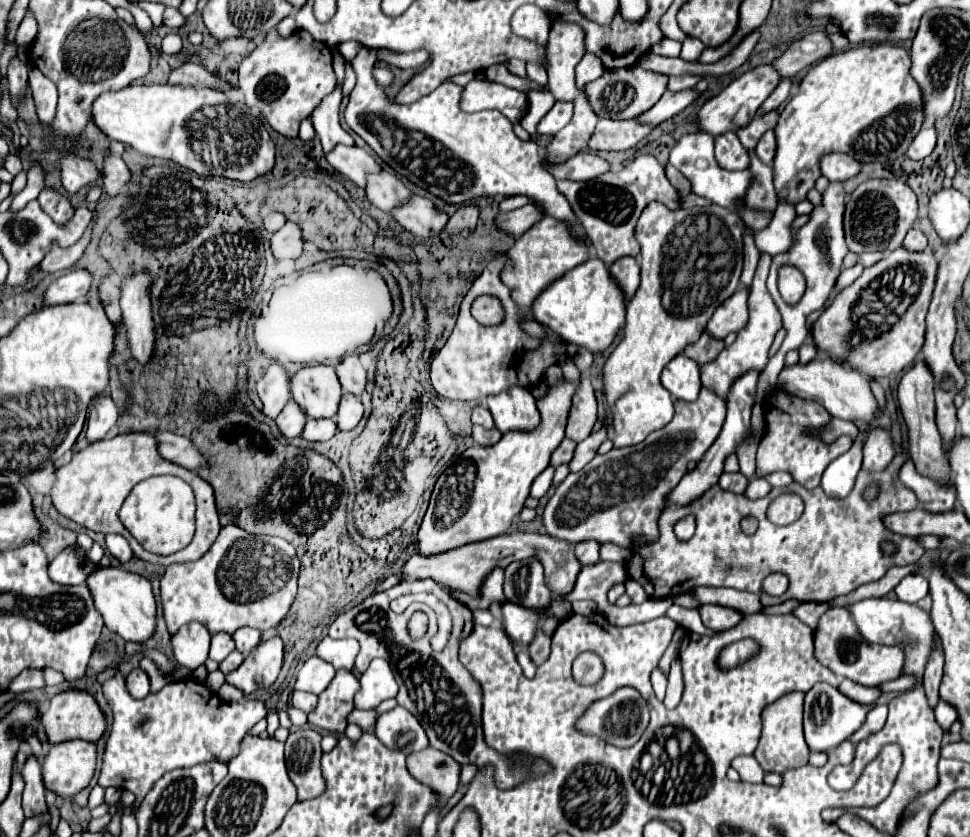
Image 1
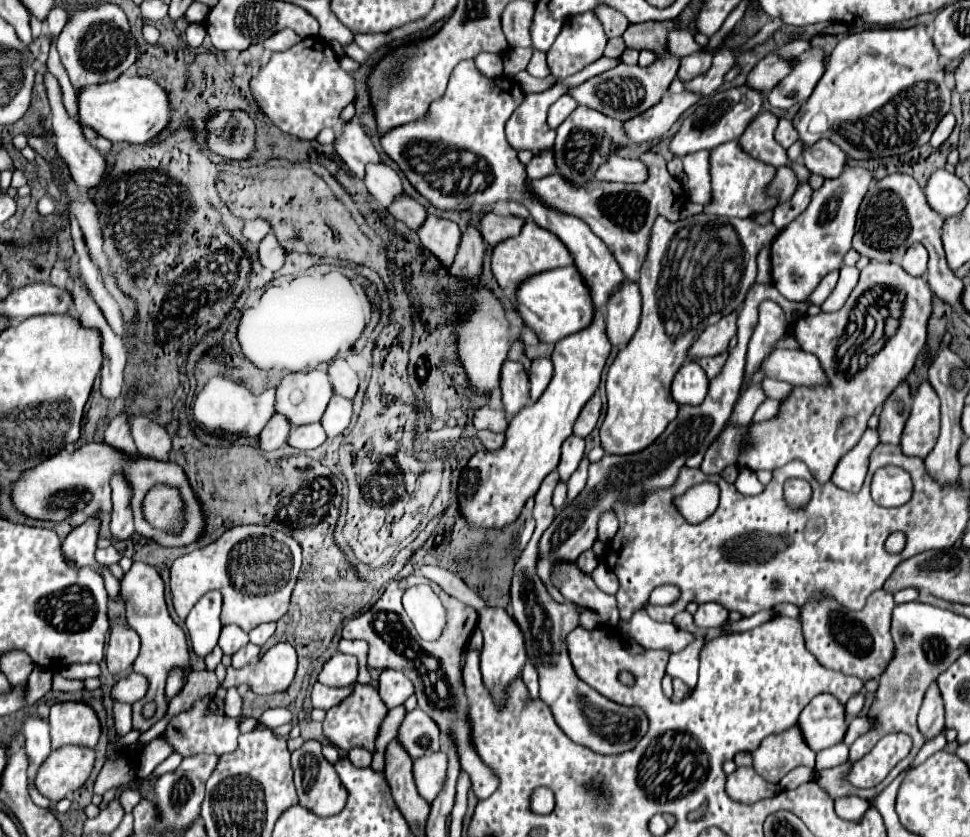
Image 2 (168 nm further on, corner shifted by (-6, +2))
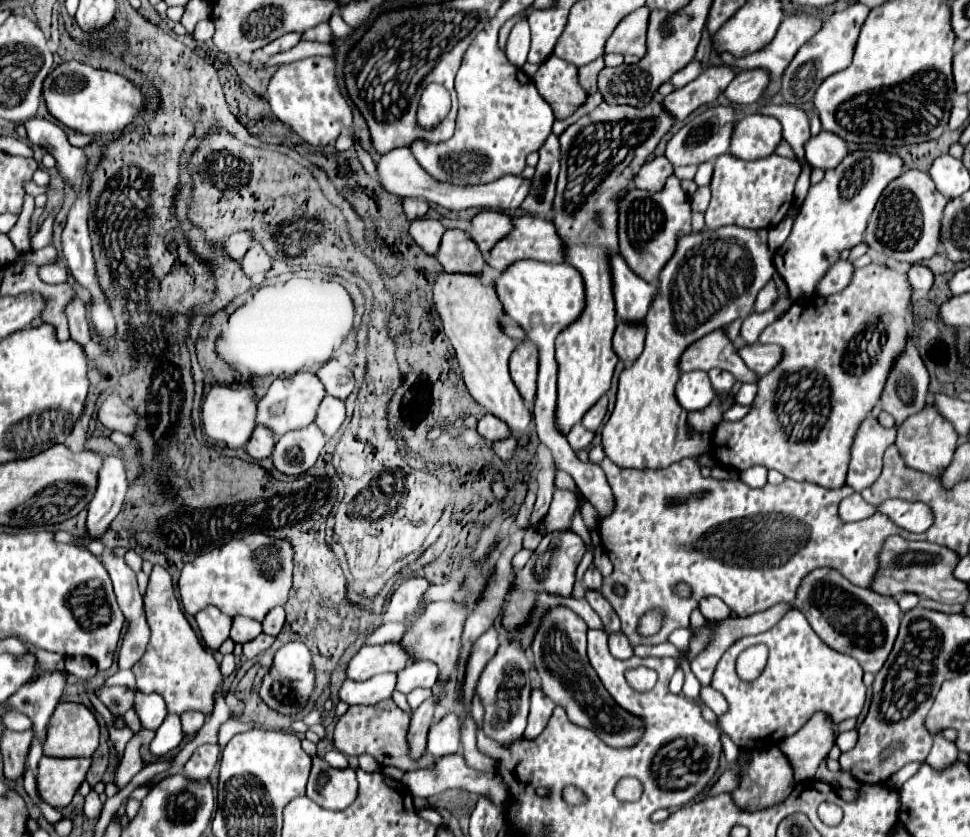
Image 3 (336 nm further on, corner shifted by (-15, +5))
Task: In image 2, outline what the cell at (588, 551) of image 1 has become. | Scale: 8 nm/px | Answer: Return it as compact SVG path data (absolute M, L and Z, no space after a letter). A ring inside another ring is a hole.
M589 549L587 553L581 553L581 557L577 559L577 563L575 563L583 573L587 573L587 575L591 575L591 571L599 565L597 563L597 557L595 557L595 553Z

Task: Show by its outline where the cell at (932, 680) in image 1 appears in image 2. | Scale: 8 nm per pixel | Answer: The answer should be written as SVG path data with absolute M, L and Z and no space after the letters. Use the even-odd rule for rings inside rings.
M937 683L929 687L923 699L923 707L919 711L919 731L923 733L925 741L931 741L937 737L945 727L945 717L943 717L943 701L941 693L937 689Z

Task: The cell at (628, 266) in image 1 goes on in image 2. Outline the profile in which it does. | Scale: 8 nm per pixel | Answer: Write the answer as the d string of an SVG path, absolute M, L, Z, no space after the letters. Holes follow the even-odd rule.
M635 283L623 285L607 303L607 337L613 347L625 347L639 327L641 297Z

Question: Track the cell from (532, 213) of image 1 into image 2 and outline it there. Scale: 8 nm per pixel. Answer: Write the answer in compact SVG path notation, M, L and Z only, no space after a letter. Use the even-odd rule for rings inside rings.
M485 213L483 219L481 219L481 225L479 225L479 231L481 231L481 237L485 241L485 245L489 247L495 247L497 243L509 239L509 237L515 237L519 235L521 227L523 227L523 219L521 217L513 217L513 215L495 215L495 213Z

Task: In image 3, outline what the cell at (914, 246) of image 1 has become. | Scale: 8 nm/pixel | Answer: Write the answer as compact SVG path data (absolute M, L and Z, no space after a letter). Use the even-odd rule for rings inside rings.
M912 264L910 270L908 270L908 278L910 278L910 284L912 284L914 292L916 292L914 300L924 296L930 290L932 282L934 282L932 270L928 266L924 266L924 264Z

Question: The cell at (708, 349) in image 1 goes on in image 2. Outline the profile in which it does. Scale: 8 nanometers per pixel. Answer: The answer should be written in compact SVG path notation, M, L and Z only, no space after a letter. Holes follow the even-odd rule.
M721 353L719 357L705 357L699 365L701 365L701 367L703 367L703 371L707 373L707 377L709 377L709 379L713 379L713 377L717 377L717 375L721 373L721 369L723 369L725 361L727 361L727 353Z

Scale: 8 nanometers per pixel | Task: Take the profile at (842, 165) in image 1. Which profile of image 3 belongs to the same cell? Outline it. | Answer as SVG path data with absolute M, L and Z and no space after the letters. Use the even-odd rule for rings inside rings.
M826 130L810 138L804 148L806 148L806 160L812 164L812 168L822 170L836 168L848 156L848 144L840 136Z

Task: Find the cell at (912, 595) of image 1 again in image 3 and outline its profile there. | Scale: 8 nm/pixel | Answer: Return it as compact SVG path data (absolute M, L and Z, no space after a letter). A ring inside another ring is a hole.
M904 592L904 594L898 596L898 604L900 604L902 612L908 612L908 610L916 608L916 606L918 606L918 600L920 600L920 598L918 598L916 594L908 594L908 592Z

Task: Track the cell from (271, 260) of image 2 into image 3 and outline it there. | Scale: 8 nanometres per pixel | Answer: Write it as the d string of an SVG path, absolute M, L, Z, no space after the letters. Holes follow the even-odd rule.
M254 244L246 256L242 258L242 268L248 276L256 274L256 272L268 272L272 268L272 258L270 254L264 250L262 244Z

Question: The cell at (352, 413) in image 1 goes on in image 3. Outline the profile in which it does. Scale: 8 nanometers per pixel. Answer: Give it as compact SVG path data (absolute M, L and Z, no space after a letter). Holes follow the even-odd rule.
M326 396L318 408L318 416L314 422L326 434L326 438L332 438L344 420L346 420L346 404L340 398Z

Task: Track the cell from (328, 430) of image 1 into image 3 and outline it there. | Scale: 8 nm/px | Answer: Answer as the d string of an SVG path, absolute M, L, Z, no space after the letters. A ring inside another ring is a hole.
M310 424L302 430L288 432L280 436L276 442L272 454L274 466L276 470L288 476L304 474L318 460L324 444L326 444L324 432L316 424Z

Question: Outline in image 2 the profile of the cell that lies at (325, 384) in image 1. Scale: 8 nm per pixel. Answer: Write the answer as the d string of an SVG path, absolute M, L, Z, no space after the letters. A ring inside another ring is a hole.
M325 371L289 373L275 387L275 413L281 413L291 427L315 423L331 395L331 381Z

